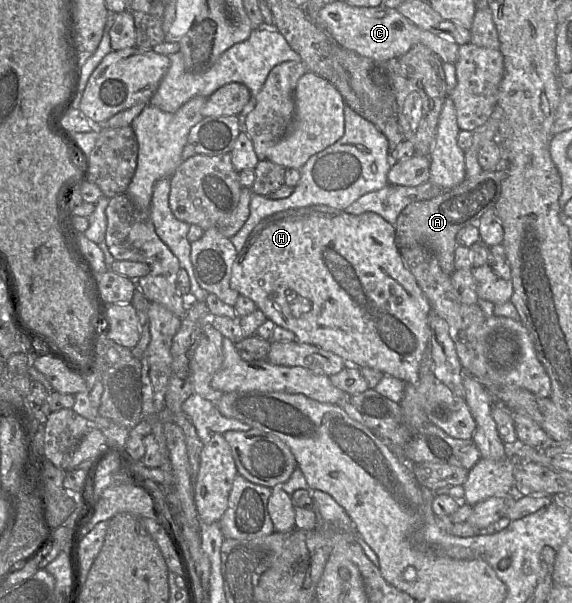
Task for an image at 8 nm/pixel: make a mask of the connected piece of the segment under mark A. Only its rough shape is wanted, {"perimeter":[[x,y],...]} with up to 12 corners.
{"perimeter":[[508,160],[429,200],[394,224],[398,247],[424,245],[444,273],[456,235],[493,210]]}

